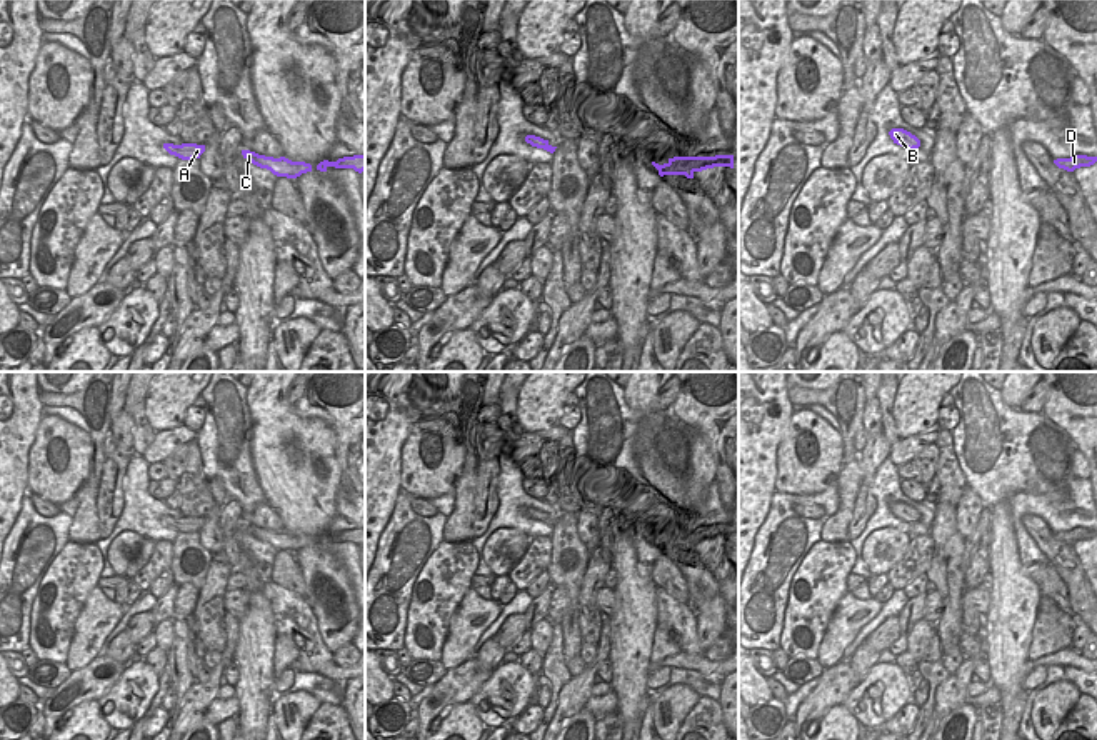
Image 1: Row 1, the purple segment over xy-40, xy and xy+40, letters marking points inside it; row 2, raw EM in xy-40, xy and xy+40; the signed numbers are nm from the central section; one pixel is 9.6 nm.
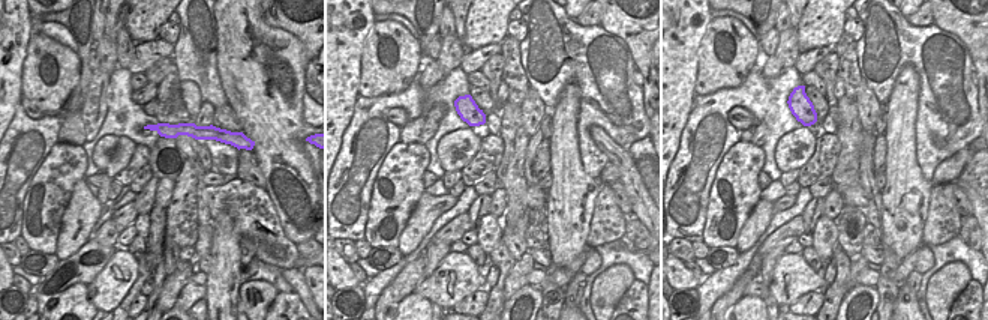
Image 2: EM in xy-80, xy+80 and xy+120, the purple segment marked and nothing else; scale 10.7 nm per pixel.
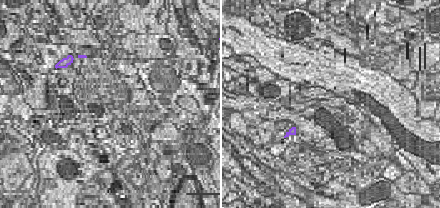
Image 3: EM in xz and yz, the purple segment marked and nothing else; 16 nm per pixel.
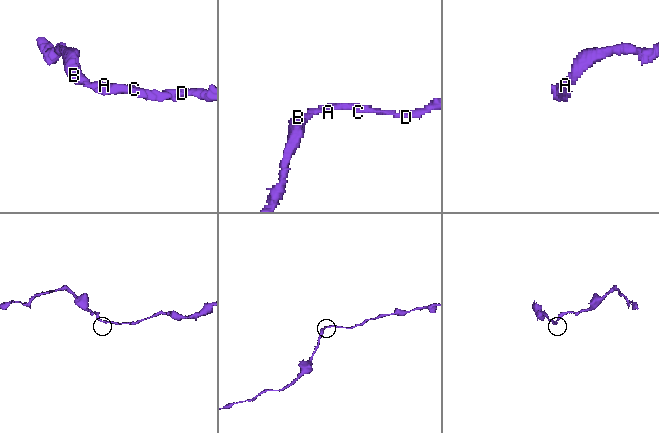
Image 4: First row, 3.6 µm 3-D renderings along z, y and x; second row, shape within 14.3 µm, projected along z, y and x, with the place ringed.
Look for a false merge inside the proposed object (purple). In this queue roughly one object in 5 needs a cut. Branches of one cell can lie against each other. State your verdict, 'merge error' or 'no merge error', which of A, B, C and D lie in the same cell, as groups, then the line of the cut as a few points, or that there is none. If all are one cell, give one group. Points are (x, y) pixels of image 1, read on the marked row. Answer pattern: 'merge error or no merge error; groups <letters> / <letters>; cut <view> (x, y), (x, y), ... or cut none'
no merge error; groups A B C D; cut none

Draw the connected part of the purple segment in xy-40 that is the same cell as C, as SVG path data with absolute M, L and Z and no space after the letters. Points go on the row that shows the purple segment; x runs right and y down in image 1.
M242 150L243 158L252 162L253 165L260 168L270 170L277 177L287 177L287 178L297 178L302 173L312 172L312 165L305 162L292 162L285 157L273 158L273 157L265 157L258 155L250 150Z

